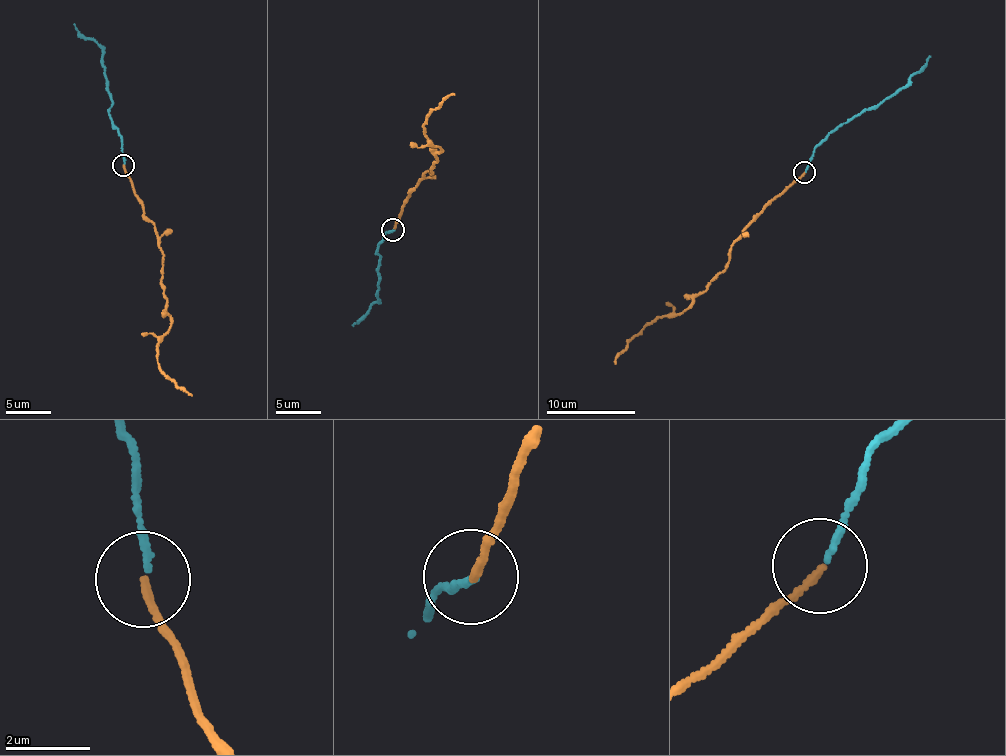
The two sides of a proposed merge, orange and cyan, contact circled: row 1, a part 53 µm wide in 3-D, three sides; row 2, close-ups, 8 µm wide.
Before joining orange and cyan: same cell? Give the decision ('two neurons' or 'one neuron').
one neuron

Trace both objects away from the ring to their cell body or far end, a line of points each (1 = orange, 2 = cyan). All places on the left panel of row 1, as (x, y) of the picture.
1: (124, 165), (145, 217), (153, 224), (162, 251), (166, 307), (171, 322), (157, 347), (160, 369), (191, 395)
2: (123, 164), (101, 48), (94, 40), (84, 37), (74, 24)

